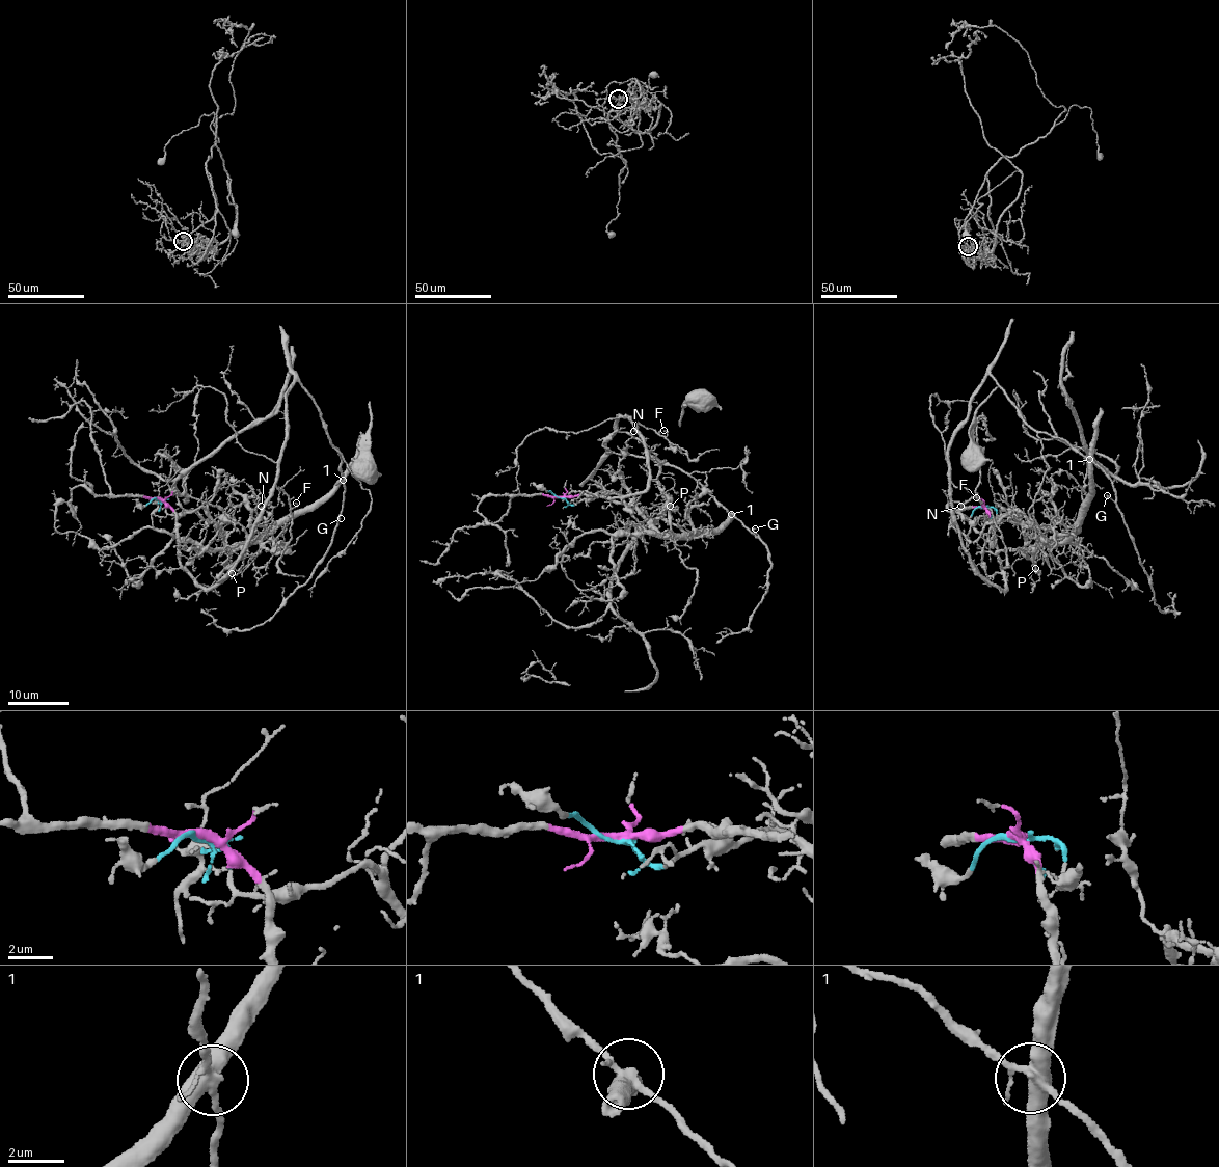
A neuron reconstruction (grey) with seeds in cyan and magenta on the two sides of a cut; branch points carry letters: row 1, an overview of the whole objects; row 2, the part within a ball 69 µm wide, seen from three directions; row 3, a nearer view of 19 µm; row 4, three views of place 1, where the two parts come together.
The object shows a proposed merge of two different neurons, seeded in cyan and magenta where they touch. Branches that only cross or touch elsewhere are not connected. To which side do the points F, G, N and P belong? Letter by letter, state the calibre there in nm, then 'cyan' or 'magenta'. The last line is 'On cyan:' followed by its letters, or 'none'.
F: 130 nm | magenta
G: 120 nm | magenta
N: 90 nm | magenta
P: 140 nm | cyan
On cyan: P

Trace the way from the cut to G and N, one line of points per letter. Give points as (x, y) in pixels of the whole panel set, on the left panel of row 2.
G: (159, 499), (179, 563), (219, 582), (275, 481), (300, 382), (340, 455), (341, 518)
N: (159, 499), (175, 515), (179, 563), (206, 589), (223, 579), (235, 565), (263, 506), (270, 501), (261, 507)

